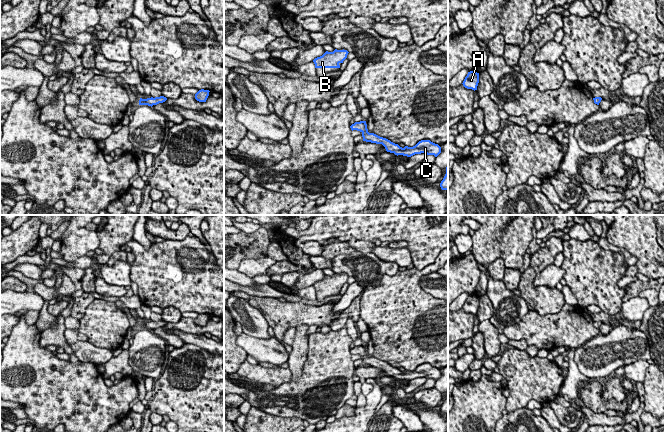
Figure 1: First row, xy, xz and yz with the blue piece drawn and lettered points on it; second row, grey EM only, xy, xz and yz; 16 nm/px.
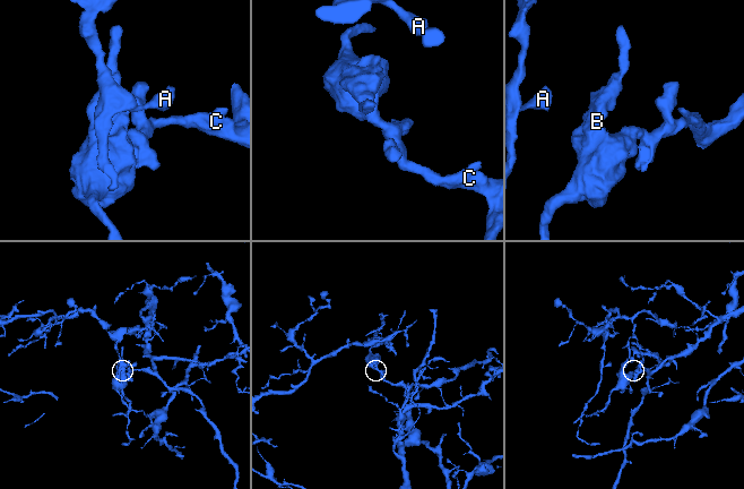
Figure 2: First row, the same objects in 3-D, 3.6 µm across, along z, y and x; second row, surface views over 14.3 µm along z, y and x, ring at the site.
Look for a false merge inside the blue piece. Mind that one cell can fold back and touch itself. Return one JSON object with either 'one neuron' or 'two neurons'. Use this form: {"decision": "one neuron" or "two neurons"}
{"decision": "one neuron"}

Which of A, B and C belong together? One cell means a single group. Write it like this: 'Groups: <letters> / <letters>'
Groups: A B C

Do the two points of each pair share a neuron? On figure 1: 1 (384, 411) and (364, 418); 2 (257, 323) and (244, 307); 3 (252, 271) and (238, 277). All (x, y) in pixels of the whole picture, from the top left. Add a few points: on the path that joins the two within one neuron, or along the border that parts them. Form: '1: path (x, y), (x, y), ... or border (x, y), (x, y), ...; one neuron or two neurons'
1: border (375, 413), (369, 421); two neurons
2: path (253, 319), (245, 311); one neuron
3: border (236, 269), (251, 278); two neurons

